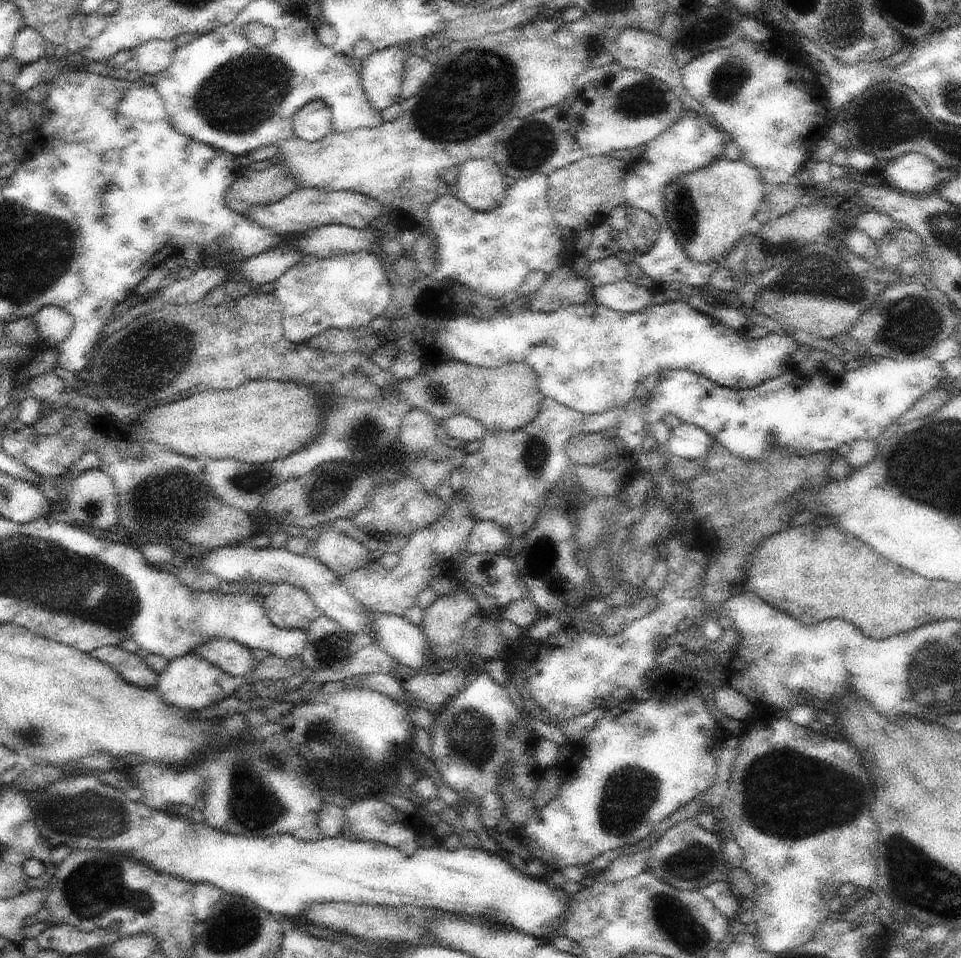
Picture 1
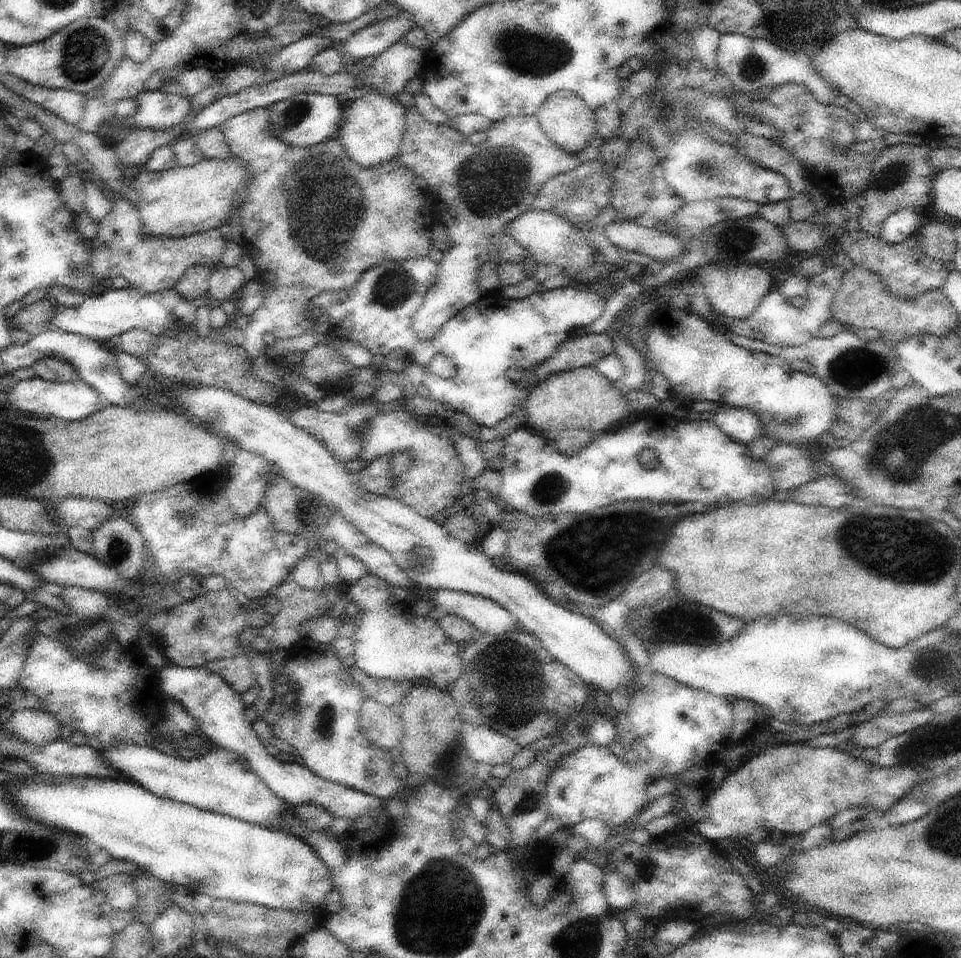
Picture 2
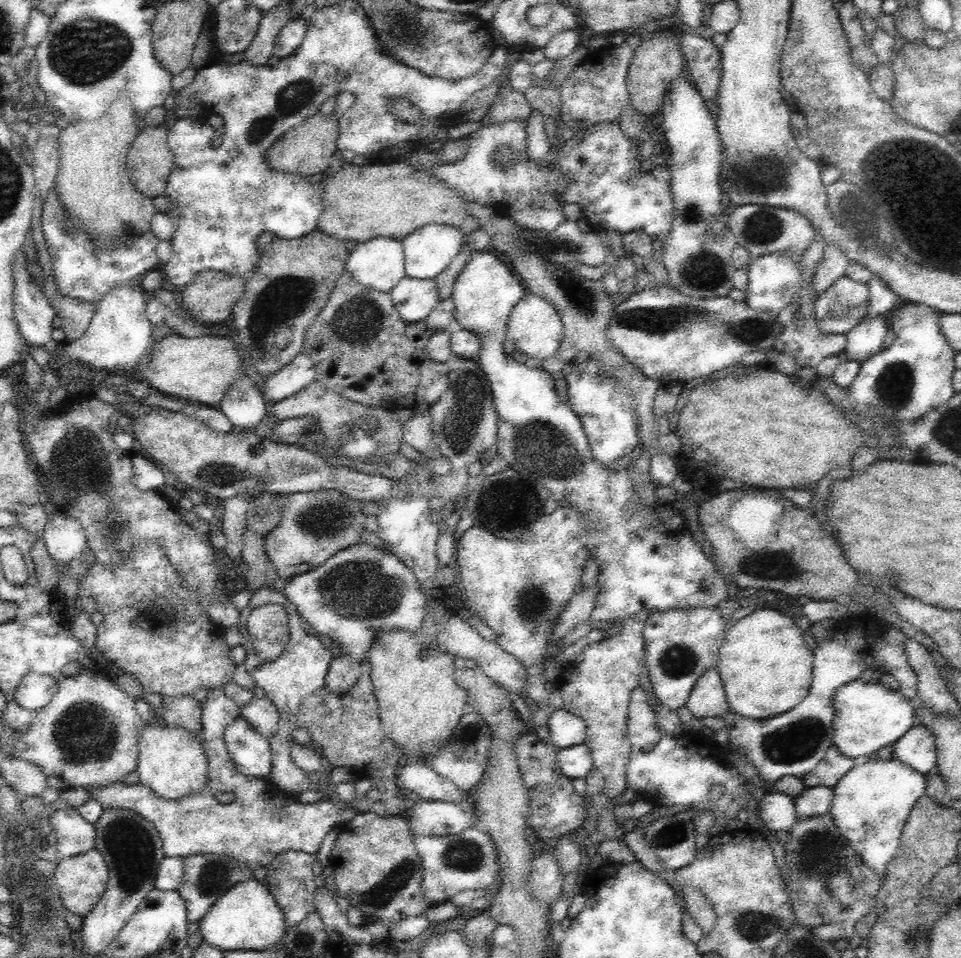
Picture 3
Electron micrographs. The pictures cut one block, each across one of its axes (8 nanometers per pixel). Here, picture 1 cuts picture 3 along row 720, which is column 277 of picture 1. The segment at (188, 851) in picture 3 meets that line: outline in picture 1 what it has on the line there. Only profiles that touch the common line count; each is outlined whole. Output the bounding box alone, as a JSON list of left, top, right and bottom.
[245,187,382,235]

